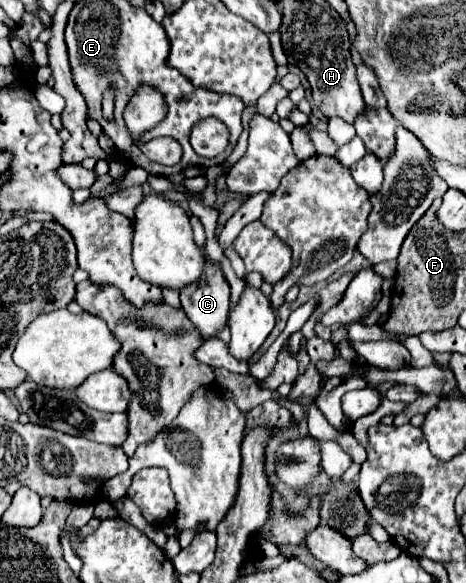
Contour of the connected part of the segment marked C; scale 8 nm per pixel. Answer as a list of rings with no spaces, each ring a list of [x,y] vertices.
[[[205,256],[205,272],[197,284],[181,288],[181,308],[199,328],[203,338],[215,336],[227,324],[229,284],[223,270]]]

